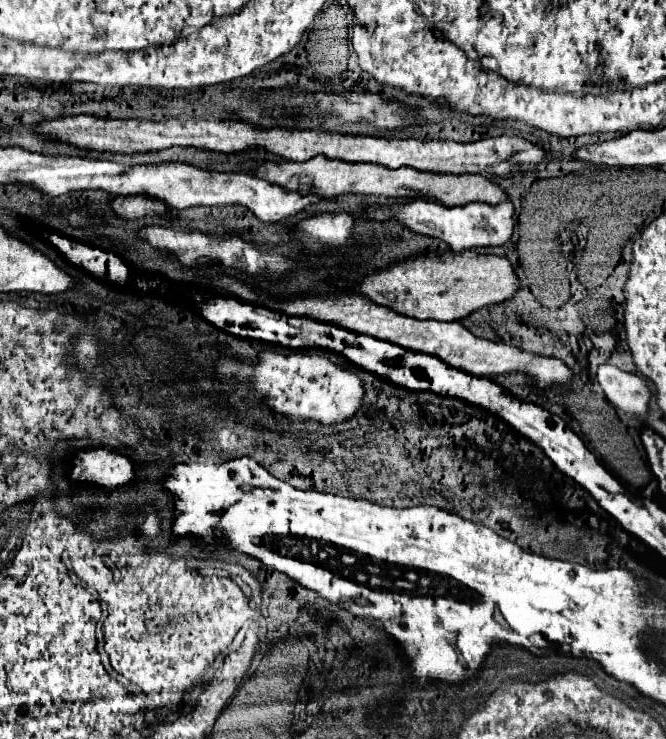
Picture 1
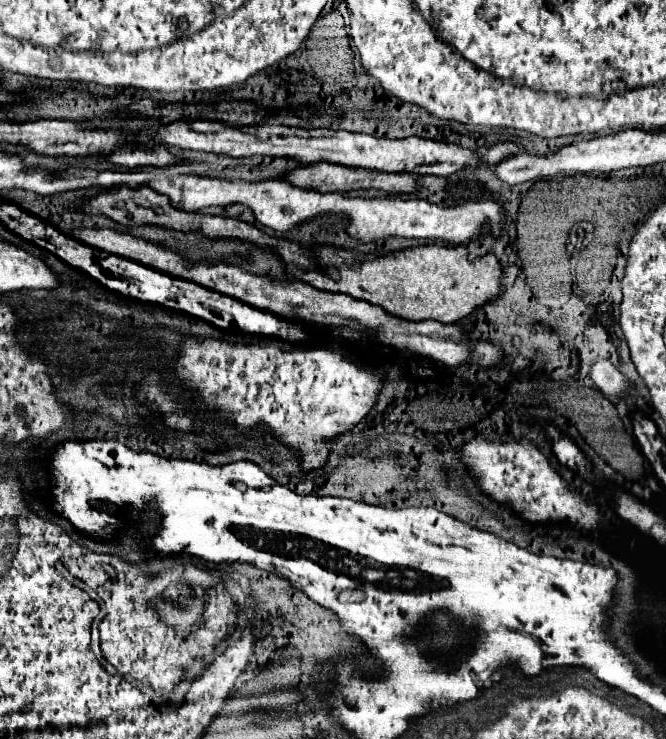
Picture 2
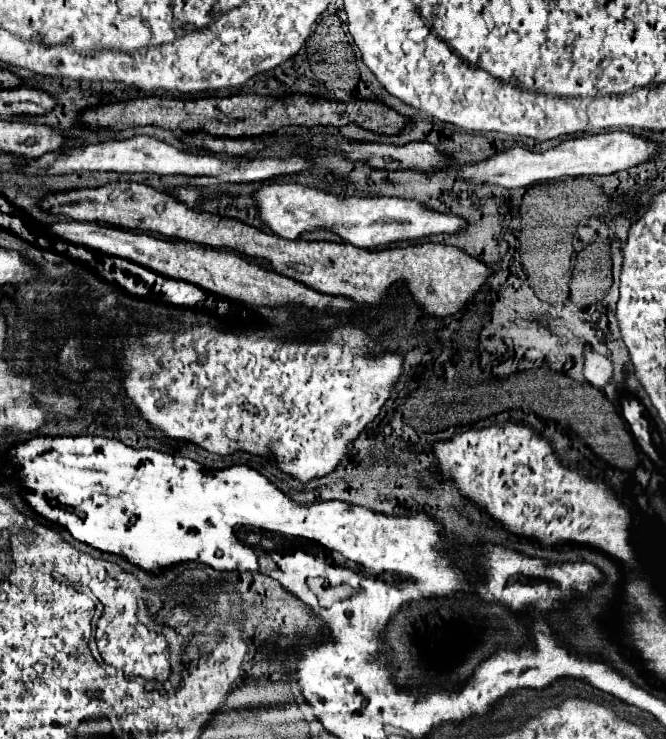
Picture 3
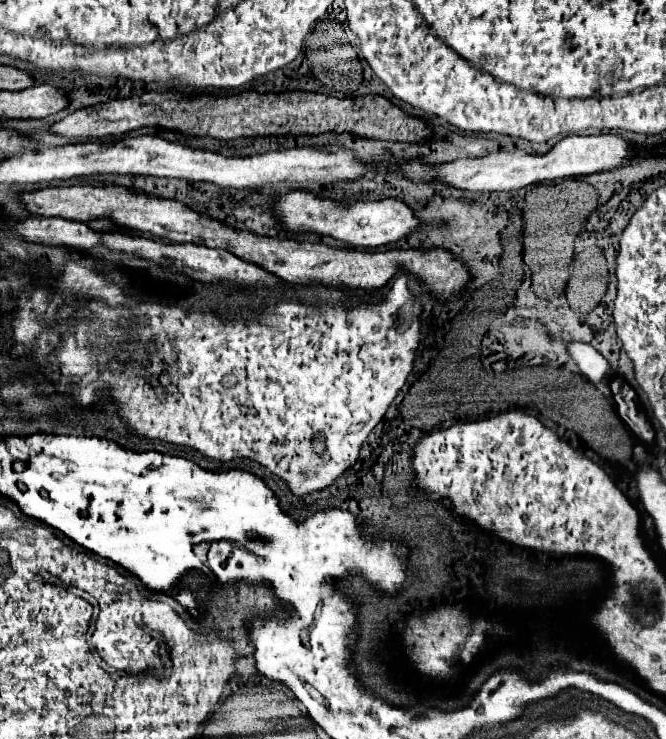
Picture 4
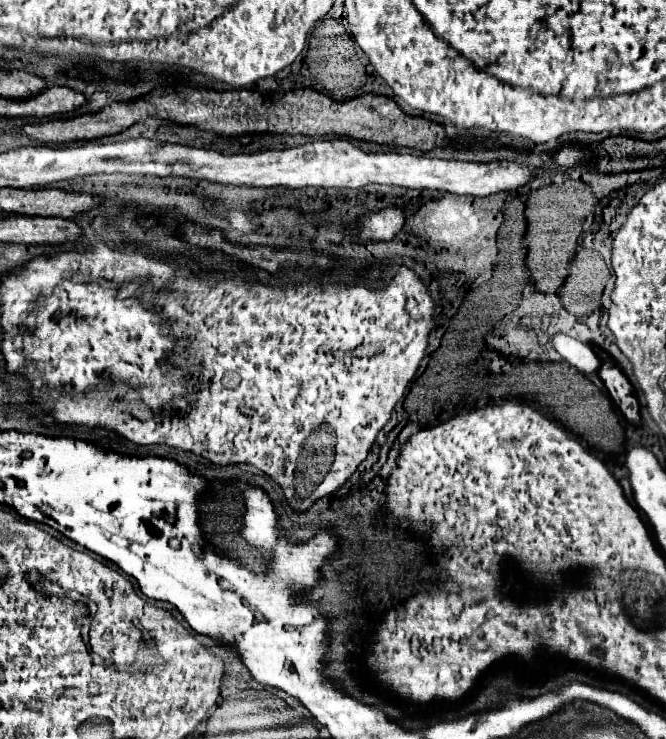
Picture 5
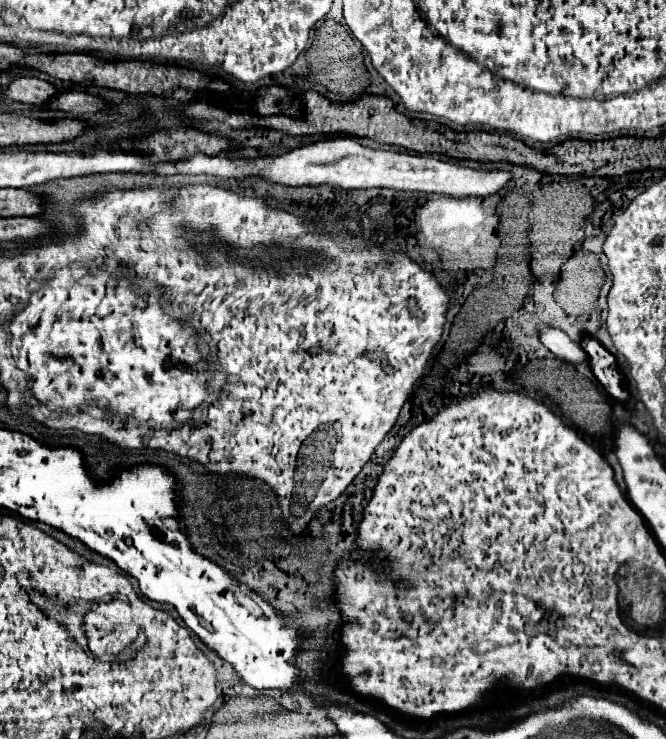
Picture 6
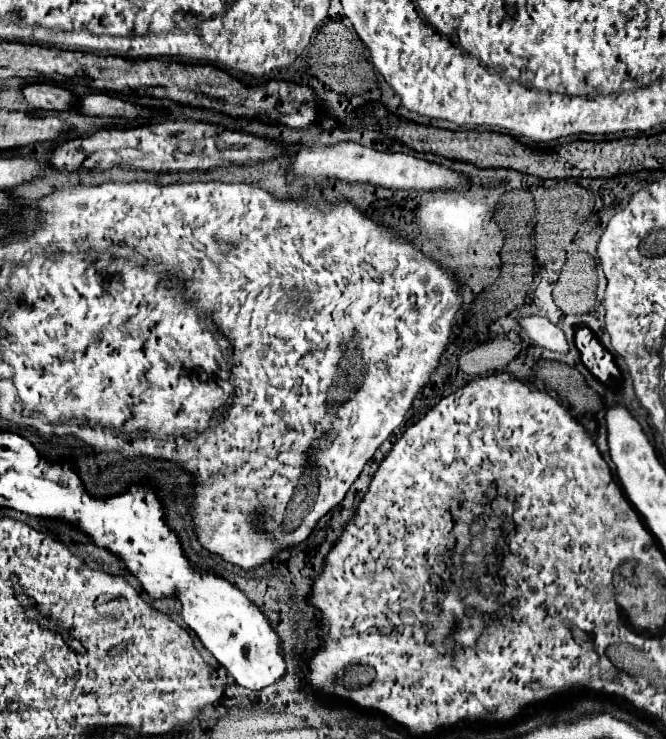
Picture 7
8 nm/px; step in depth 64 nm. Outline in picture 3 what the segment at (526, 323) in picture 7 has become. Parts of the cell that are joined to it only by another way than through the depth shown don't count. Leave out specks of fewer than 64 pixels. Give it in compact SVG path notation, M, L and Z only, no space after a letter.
M584 350L584 378L596 388L604 388L612 380L612 362L594 350Z

